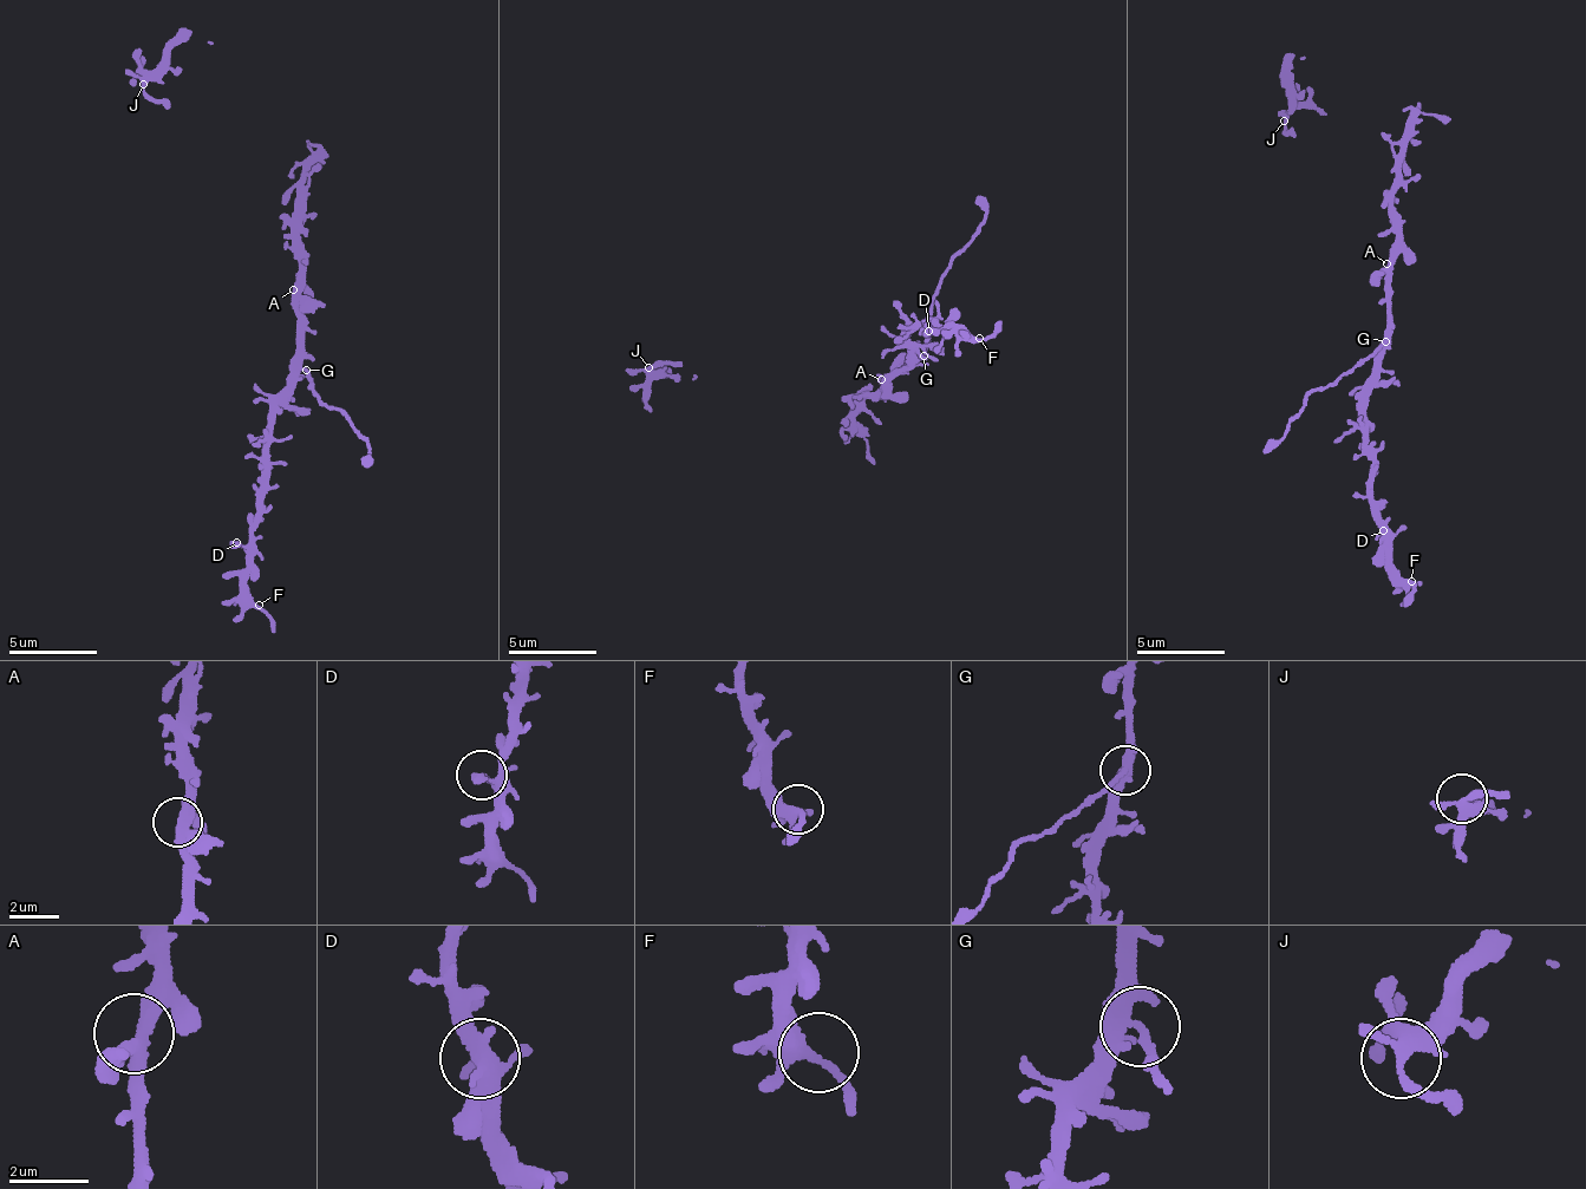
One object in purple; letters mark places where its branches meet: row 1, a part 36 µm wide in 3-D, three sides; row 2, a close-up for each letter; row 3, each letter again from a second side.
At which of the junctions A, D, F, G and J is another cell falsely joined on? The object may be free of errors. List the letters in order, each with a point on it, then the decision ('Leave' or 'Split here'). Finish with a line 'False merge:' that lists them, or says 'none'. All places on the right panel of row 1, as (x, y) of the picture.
A: Place: (1387, 263). Leave
D: Place: (1383, 530). Leave
F: Place: (1411, 581). Leave
G: Place: (1385, 341). Split here
J: Place: (1284, 121). Leave
False merge: G

